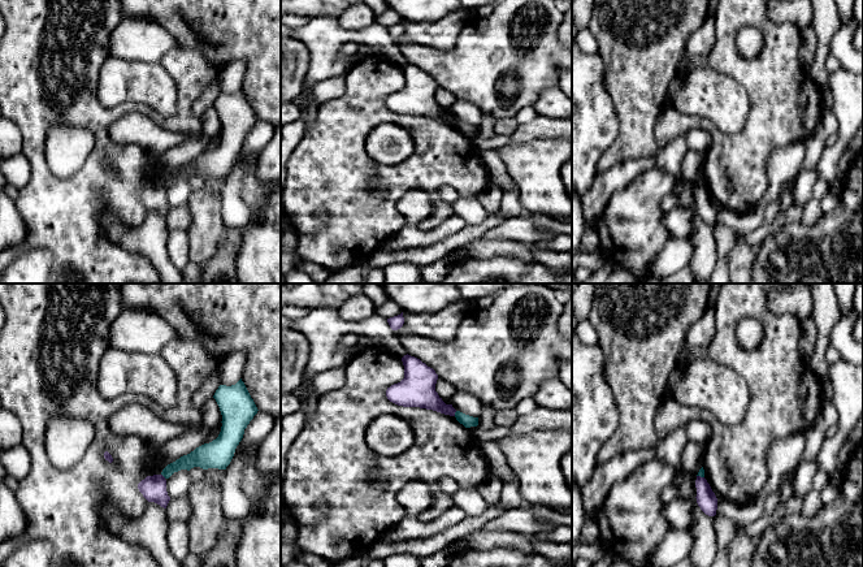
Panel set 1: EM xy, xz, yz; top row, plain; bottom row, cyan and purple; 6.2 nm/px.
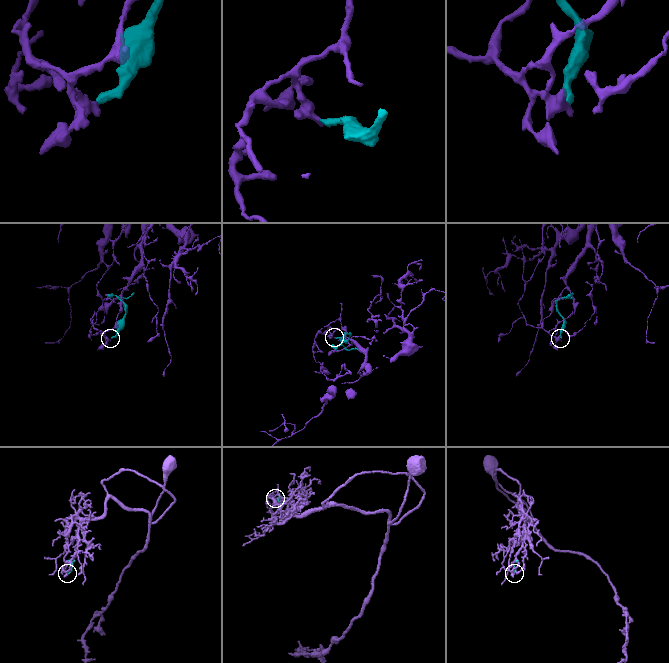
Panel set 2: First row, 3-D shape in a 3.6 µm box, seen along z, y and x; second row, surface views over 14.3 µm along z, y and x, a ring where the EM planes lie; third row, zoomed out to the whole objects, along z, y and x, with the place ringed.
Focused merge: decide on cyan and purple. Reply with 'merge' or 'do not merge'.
do not merge

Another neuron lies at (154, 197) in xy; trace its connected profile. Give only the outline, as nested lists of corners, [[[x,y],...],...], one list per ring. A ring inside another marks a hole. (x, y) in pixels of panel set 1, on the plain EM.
[[[162,183],[147,185],[138,192],[139,200],[148,211],[155,211],[166,217],[170,205],[166,200],[166,189]]]

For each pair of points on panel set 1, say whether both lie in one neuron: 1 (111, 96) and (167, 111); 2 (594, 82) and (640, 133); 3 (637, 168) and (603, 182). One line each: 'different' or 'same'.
1: same
2: different
3: same

